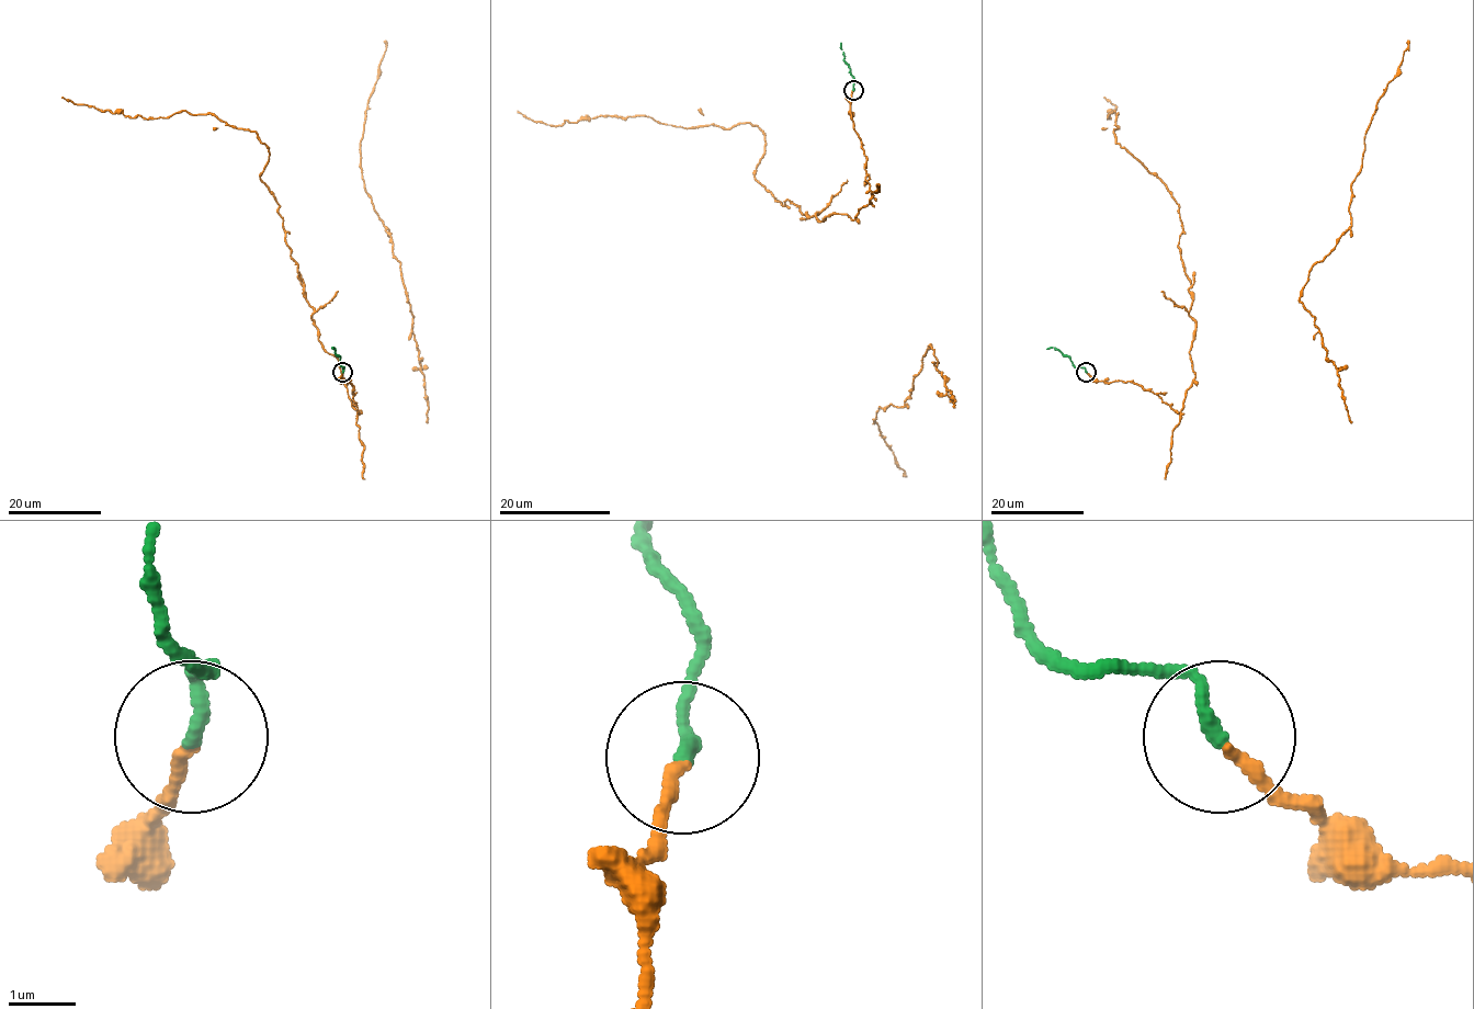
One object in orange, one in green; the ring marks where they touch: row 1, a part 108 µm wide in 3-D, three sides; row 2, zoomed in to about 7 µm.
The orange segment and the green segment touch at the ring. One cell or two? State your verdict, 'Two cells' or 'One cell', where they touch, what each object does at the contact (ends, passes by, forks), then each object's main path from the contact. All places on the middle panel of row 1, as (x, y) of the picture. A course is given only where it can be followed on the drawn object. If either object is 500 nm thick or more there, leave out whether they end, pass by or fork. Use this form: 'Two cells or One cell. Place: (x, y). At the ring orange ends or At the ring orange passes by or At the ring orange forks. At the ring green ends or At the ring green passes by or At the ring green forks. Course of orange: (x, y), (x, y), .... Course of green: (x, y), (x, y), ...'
One cell. Place: (853, 90). At the ring orange ends. At the ring green ends. Course of orange: (852, 91), (871, 197), (852, 220), (777, 201), (753, 177), (764, 137), (748, 123), (556, 125), (518, 111). Course of green: (852, 90), (854, 78), (840, 42)

